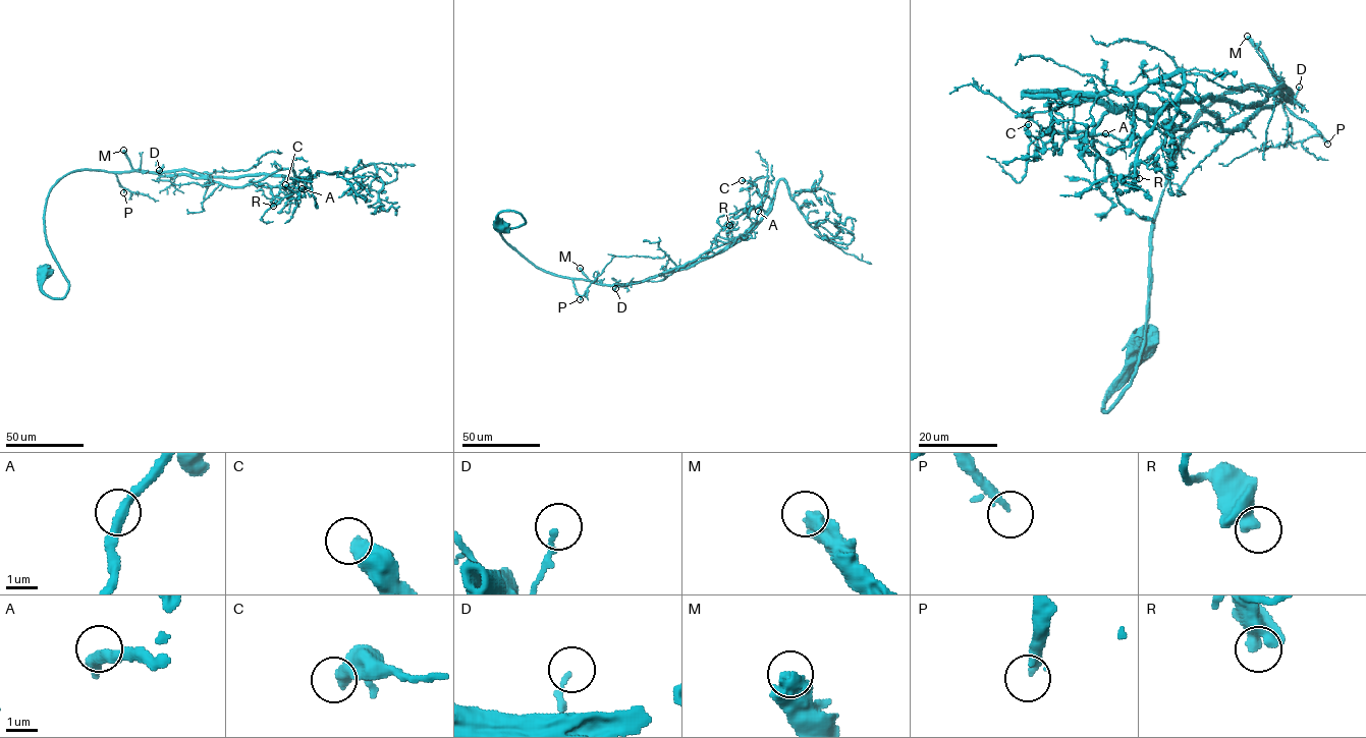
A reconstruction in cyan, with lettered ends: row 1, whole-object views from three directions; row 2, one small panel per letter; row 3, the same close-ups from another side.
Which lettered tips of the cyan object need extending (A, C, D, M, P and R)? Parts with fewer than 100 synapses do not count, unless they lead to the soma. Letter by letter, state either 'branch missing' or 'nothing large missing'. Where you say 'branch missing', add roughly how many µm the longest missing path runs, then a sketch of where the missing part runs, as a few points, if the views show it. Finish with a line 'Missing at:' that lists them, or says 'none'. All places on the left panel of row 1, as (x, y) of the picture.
A: nothing large missing
C: nothing large missing
D: nothing large missing
M: branch missing; about 170 µm are missing; missing branch runs (123, 150), (100, 147), (90, 152), (82, 163), (78, 192), (88, 217), (143, 235), (139, 249)
P: branch missing; about 200 µm are missing; missing branch runs (123, 192), (108, 229), (110, 266), (105, 277), (109, 309), (107, 329), (121, 377), (122, 403), (94, 423)
R: nothing large missing
Missing at: M, P

